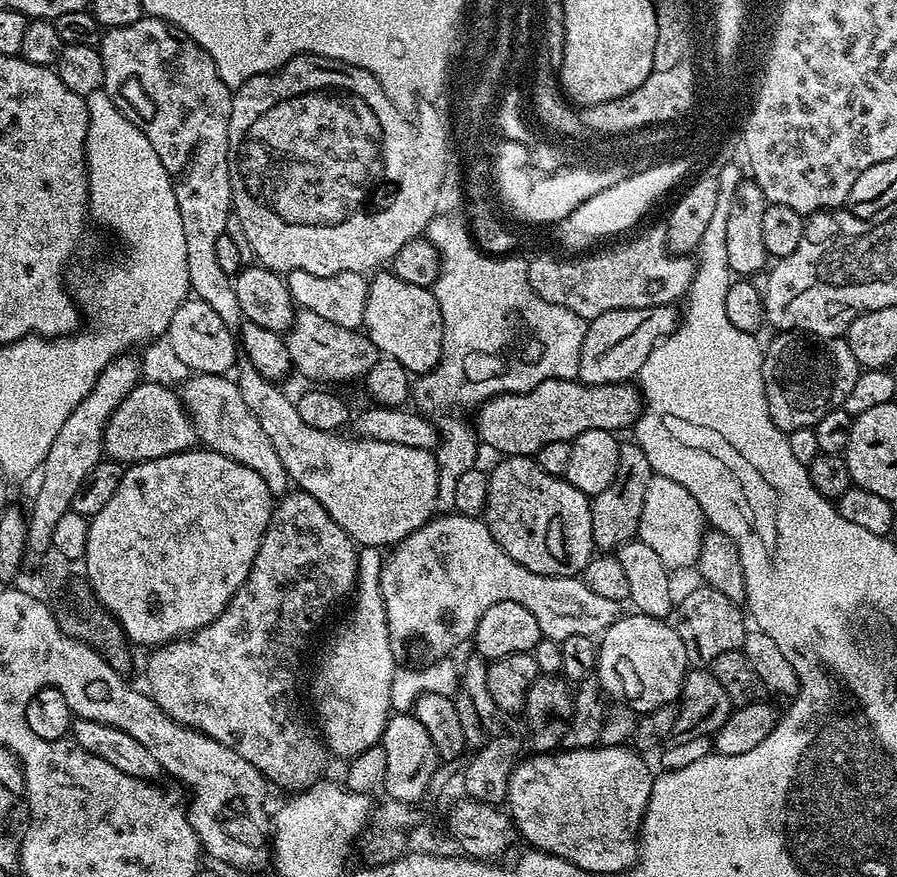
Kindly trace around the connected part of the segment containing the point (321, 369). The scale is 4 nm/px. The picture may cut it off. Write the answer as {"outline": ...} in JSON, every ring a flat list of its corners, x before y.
{"outline":[[297,311,296,321,286,333,293,369,320,386,340,386,347,380,359,381,381,358,380,351,363,331,326,322,319,314]]}

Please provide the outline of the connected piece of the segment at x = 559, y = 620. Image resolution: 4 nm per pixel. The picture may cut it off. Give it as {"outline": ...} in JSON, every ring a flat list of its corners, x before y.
{"outline":[[459,514,440,515,426,521,384,557,384,564,380,568,380,601,384,603,386,626,393,642,421,640,433,652,433,657,451,657,451,652,459,644,464,644,467,640,469,643,475,637,482,614,486,614,486,610,490,610,490,606,498,602,518,602,526,606,526,610,530,610,530,614,538,618,540,634,545,640,562,641,574,638,574,634,596,638,621,615,620,602,594,594,583,579,534,574,534,570,526,570,526,566,514,562,514,558,507,556,502,546,494,542,483,519]]}

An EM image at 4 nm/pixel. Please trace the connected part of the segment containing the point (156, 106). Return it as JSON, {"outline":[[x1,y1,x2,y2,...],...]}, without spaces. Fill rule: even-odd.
{"outline":[[145,14,138,22,130,22,130,26,109,28,100,38,100,57,104,71,103,92,150,138,150,146,158,158,162,158,162,166,166,166,166,174,172,179,174,194,178,198,178,214,182,214,182,234,186,234,186,270,190,274,189,289,195,299,206,302,222,322,230,329,239,329,242,323,242,306,238,306,238,294,234,294,233,277,222,270,218,263,218,238,225,235,227,216,232,210,232,187,230,186,230,170,228,169,228,131,230,130,230,110,232,109,233,89,218,78,218,70,198,46,180,28,159,20,157,16]]}

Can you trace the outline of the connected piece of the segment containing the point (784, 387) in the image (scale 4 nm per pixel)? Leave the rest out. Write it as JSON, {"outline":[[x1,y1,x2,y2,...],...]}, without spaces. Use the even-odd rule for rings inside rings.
{"outline":[[780,332,766,344,763,354,762,378,770,418,774,426,778,426,785,434,803,428,815,428,819,420,830,414,830,410,842,408,846,402,846,394,850,394,862,371,854,354,850,354,850,346,844,336,810,336,803,332]]}

